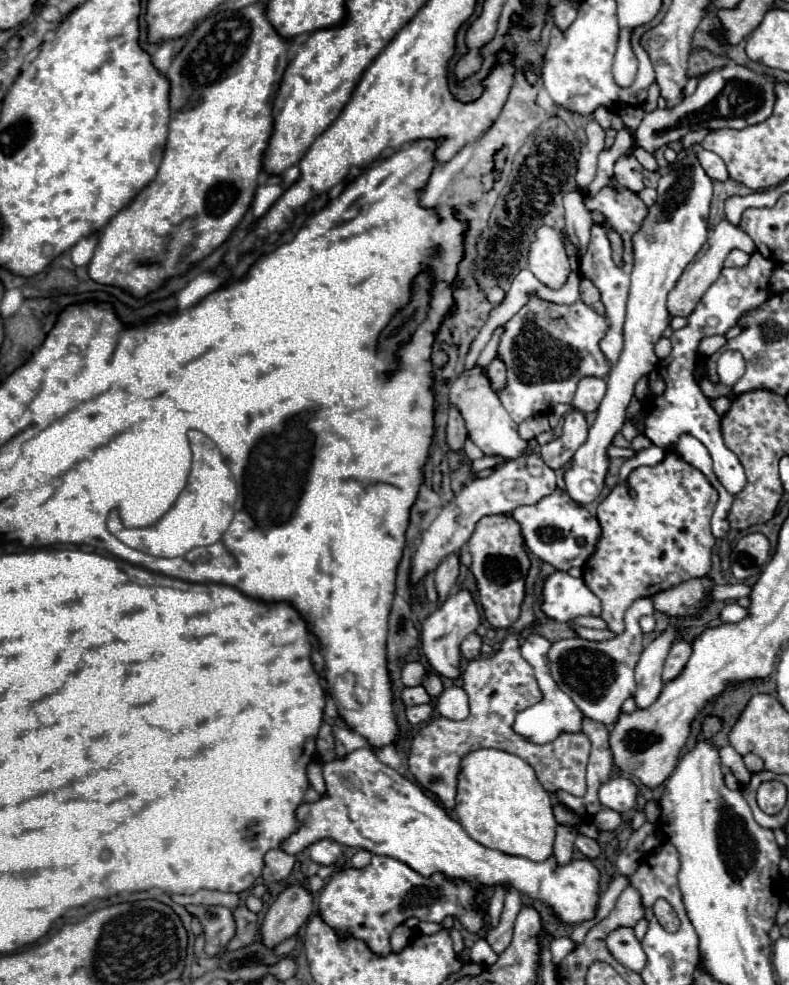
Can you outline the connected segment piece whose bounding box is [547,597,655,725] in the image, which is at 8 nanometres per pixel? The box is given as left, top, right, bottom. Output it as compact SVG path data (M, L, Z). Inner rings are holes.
M649 597L637 599L625 613L625 631L613 639L605 641L587 641L579 637L559 639L551 645L547 659L551 667L551 675L557 681L559 689L567 693L573 703L581 709L581 713L589 719L601 721L605 725L613 725L621 713L621 705L627 697L635 693L635 665L637 657L643 651L643 633L639 627L639 619L643 615L653 615L653 601Z

